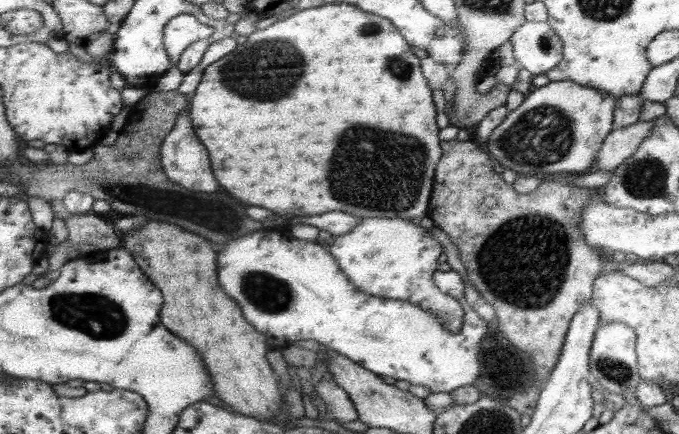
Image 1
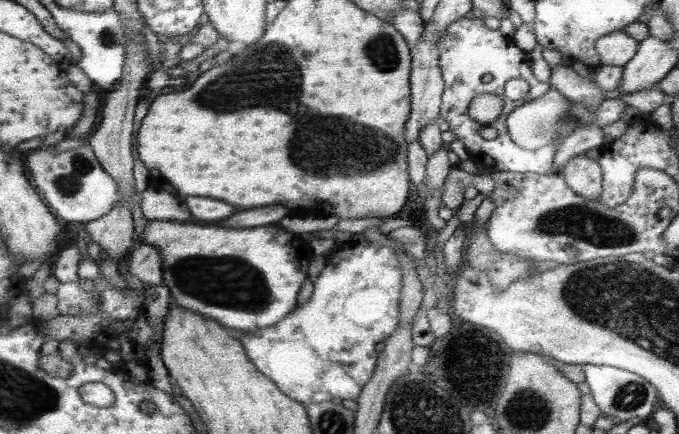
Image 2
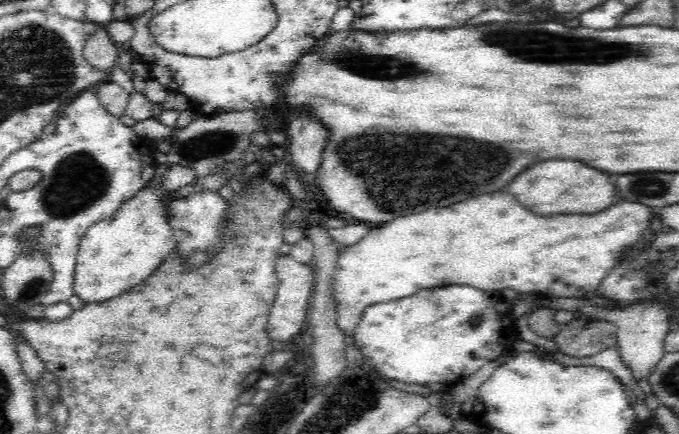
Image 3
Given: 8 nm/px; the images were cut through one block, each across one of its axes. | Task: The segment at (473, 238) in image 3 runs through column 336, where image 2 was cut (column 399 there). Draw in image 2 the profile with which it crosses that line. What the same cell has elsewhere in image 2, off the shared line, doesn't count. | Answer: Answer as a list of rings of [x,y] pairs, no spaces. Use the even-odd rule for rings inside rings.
[[[348,241],[343,248],[327,257],[326,267],[313,284],[311,298],[304,305],[297,306],[289,318],[267,330],[251,332],[251,336],[245,332],[241,336],[245,350],[249,350],[249,358],[253,358],[255,366],[263,374],[273,378],[281,390],[305,406],[344,399],[357,400],[376,373],[380,356],[377,344],[386,341],[399,328],[403,285],[401,262],[393,248],[375,242],[363,246]]]

